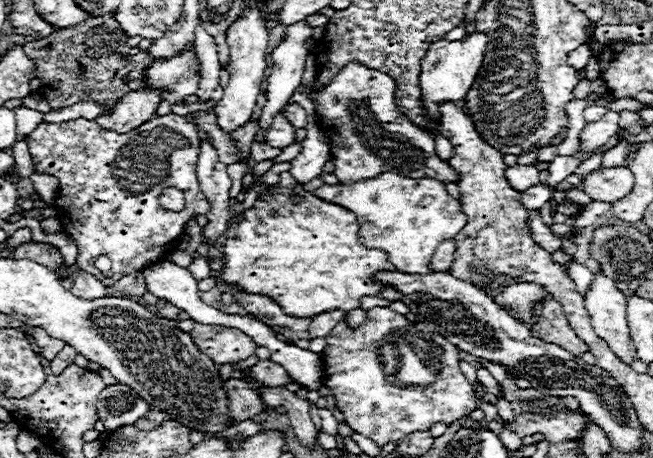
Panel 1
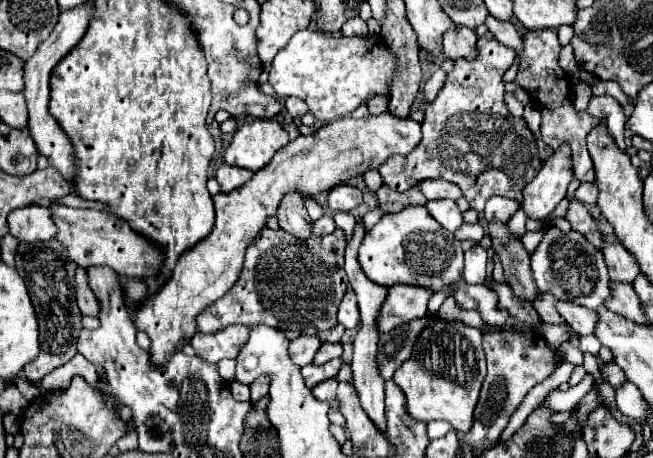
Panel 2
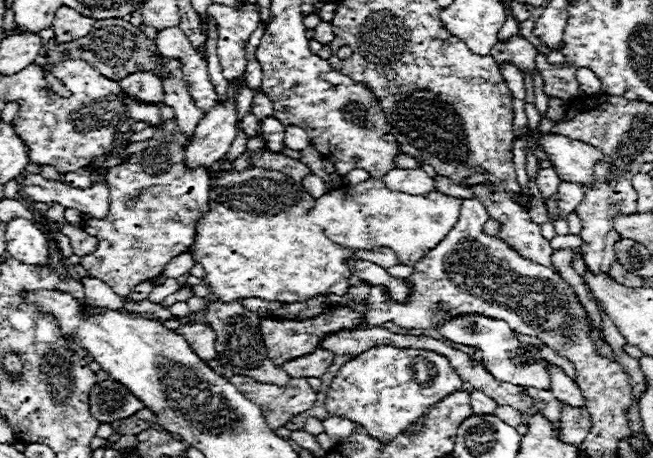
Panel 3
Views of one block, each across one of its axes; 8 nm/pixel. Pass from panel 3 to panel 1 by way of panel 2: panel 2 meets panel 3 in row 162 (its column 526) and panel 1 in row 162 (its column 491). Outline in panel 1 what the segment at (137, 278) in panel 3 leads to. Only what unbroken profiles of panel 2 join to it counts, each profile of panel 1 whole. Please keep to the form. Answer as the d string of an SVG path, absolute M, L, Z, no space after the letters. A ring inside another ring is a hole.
M178 114L154 116L130 134L114 134L110 130L98 128L94 120L78 118L68 122L42 122L32 134L24 138L30 146L32 162L38 174L50 174L58 180L58 194L54 198L56 218L62 222L62 232L70 236L78 246L78 264L88 274L94 274L106 286L116 284L120 278L140 272L142 268L158 262L168 254L170 242L180 238L184 226L192 216L206 214L210 204L200 190L196 176L196 162L200 156L200 134L194 122ZM164 188L178 188L184 192L186 208L180 212L170 212L160 206L160 194ZM98 256L108 256L112 262L112 276L104 276L96 266Z

